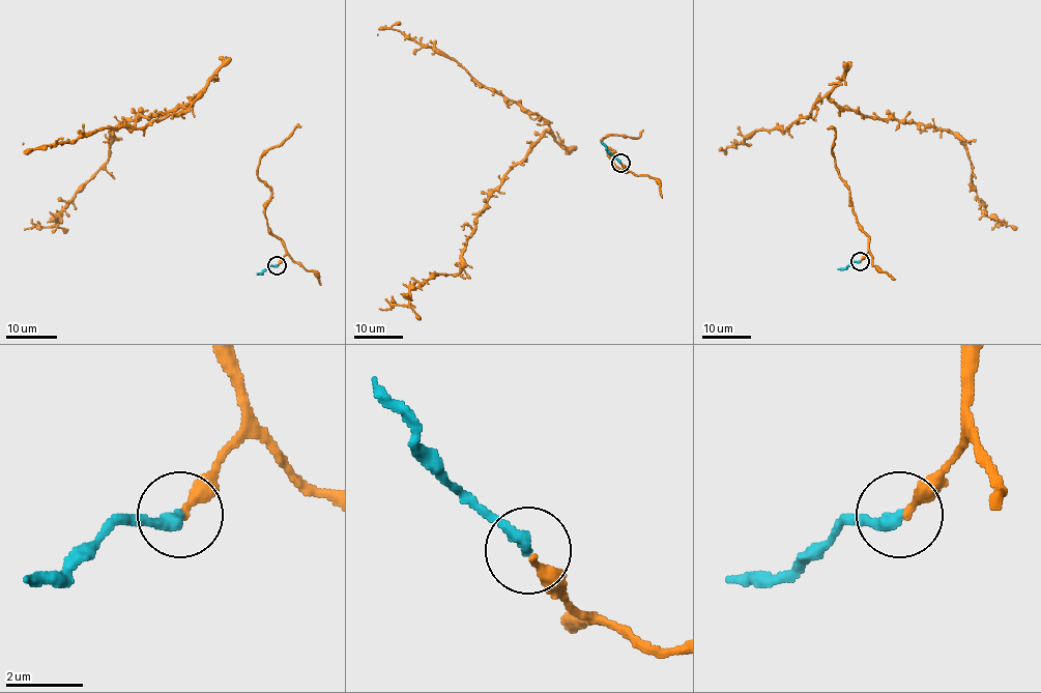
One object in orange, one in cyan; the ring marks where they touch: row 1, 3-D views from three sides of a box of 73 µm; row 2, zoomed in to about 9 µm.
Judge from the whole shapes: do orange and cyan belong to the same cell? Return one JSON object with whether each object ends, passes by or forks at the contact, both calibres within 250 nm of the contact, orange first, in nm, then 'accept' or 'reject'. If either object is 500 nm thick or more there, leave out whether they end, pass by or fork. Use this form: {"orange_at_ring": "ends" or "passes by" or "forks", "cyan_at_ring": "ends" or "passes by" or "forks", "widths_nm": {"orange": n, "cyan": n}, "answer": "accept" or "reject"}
{"orange_at_ring": "ends", "cyan_at_ring": "ends", "widths_nm": {"orange": 280, "cyan": 340}, "answer": "accept"}

